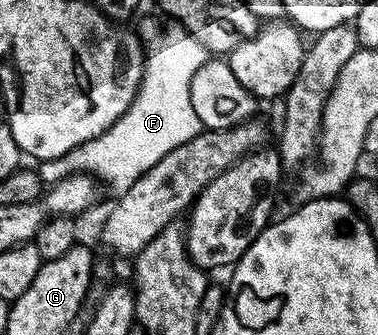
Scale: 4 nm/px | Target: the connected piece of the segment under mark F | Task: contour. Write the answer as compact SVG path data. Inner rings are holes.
M172 21L161 22L165 23L136 24L137 38L144 48L145 68L137 95L130 107L101 136L71 149L58 159L44 160L39 167L42 184L52 185L69 175L84 173L96 177L104 186L106 183L114 193L126 191L131 189L131 185L135 185L135 181L139 181L139 177L143 177L143 173L147 173L147 169L151 169L151 165L155 165L155 161L159 161L159 157L167 157L167 153L183 145L183 141L191 141L191 137L203 130L191 105L191 77L195 77L195 69L199 69L203 61L203 48L199 41L195 41L195 37L186 35L183 25Z

